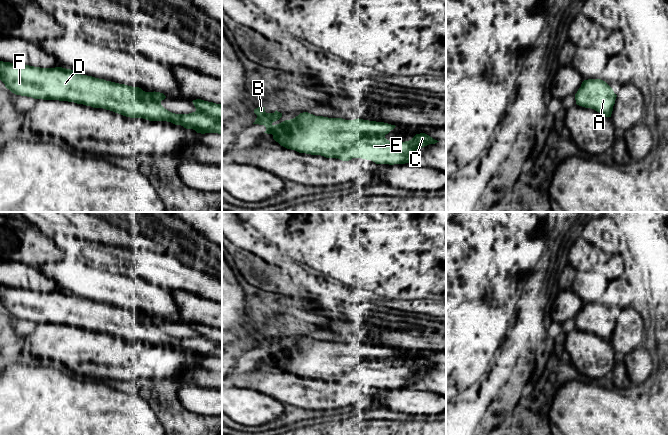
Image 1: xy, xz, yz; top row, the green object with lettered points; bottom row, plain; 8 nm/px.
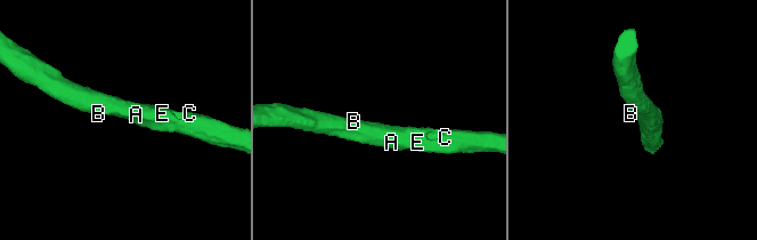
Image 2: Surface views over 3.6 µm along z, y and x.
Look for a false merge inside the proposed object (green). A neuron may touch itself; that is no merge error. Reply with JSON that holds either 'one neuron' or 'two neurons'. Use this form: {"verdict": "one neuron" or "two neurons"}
{"verdict": "one neuron"}

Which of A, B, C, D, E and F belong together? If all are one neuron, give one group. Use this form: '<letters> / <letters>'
A B C D E F

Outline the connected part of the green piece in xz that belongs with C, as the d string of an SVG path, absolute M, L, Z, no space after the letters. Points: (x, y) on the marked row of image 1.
M262 106L254 109L254 113L257 118L253 124L264 125L266 127L264 133L272 134L273 139L281 146L299 153L338 158L342 161L362 158L371 160L376 164L405 164L410 163L411 155L417 149L439 142L425 133L420 133L409 141L393 143L387 140L385 135L393 130L396 127L395 125L359 118L345 120L342 118L315 116L308 112L303 112L293 119L273 125L273 122L282 117L282 113L277 110L274 113L266 113L265 107Z

